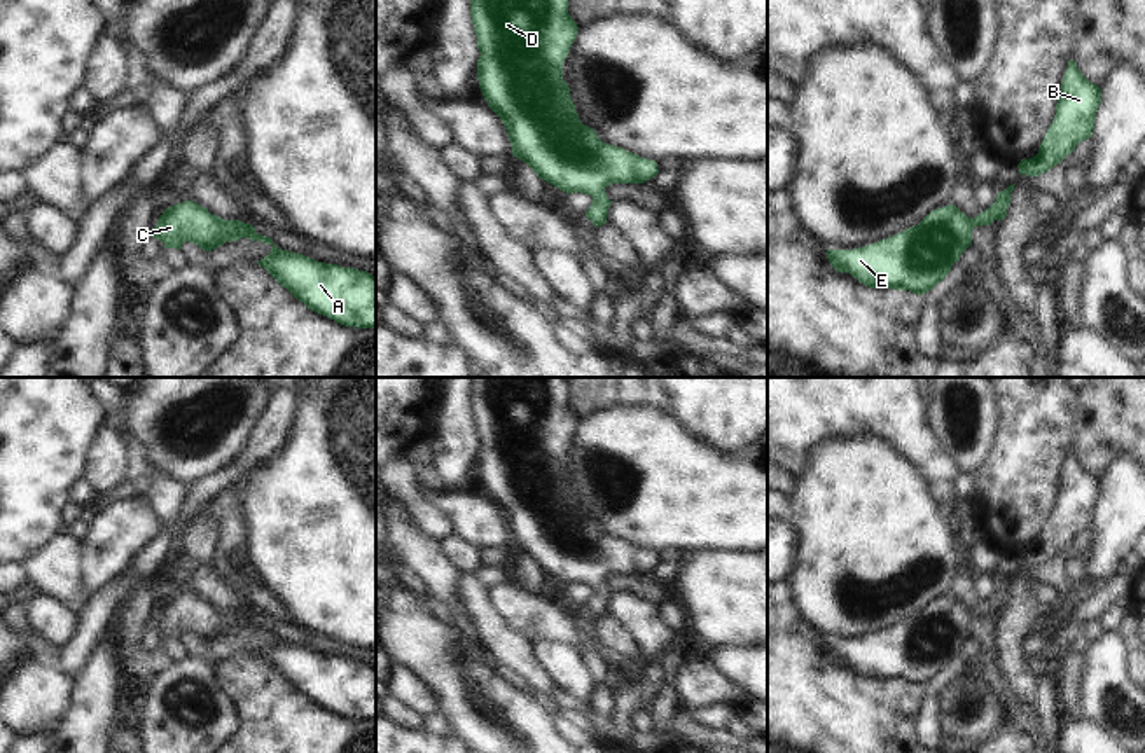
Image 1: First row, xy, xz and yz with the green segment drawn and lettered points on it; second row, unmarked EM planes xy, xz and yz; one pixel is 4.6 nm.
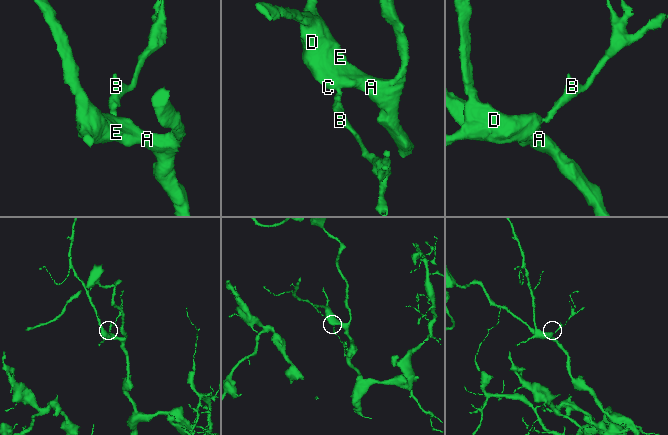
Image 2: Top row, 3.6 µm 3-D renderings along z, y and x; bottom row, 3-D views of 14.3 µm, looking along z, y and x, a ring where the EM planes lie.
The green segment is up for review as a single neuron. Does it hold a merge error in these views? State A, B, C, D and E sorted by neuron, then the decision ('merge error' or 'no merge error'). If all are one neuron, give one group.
A B C D E | no merge error

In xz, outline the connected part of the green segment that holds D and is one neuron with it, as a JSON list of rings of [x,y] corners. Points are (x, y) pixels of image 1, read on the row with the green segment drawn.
[[[470,0],[470,17],[481,52],[479,87],[507,129],[512,155],[559,190],[589,194],[593,204],[586,217],[594,227],[607,224],[612,201],[605,189],[612,183],[645,183],[659,169],[656,161],[603,143],[593,128],[580,122],[563,80],[563,63],[579,31],[568,14],[568,0]]]

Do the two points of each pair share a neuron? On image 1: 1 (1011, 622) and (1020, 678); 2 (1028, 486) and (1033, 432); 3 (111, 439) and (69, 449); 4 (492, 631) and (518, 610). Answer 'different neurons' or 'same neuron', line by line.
1: same neuron
2: same neuron
3: different neurons
4: different neurons

